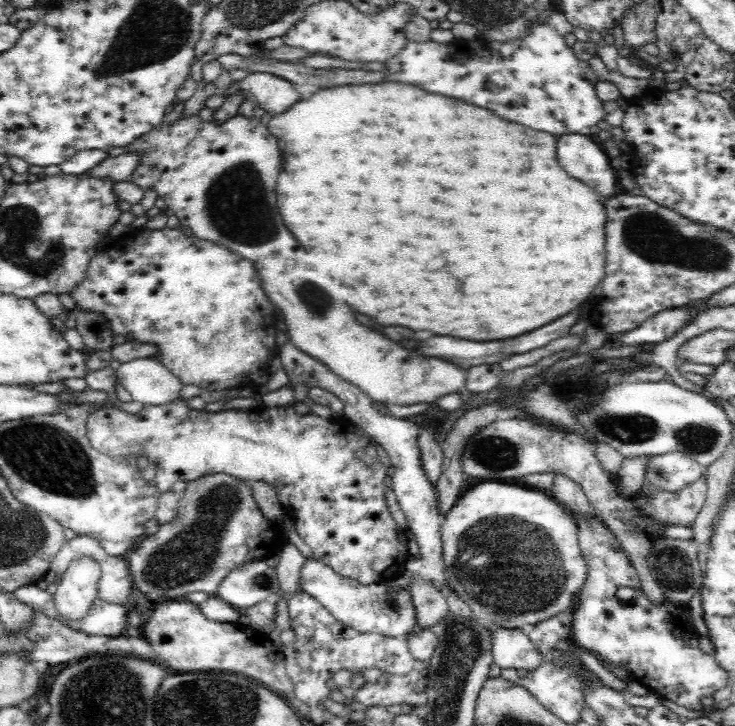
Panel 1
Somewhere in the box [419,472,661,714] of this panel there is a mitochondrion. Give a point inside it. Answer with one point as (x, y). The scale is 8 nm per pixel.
(497, 557)

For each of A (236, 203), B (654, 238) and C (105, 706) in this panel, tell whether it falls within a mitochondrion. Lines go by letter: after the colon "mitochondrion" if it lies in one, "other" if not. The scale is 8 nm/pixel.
A: mitochondrion
B: mitochondrion
C: mitochondrion

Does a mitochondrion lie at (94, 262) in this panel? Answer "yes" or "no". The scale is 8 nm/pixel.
no

